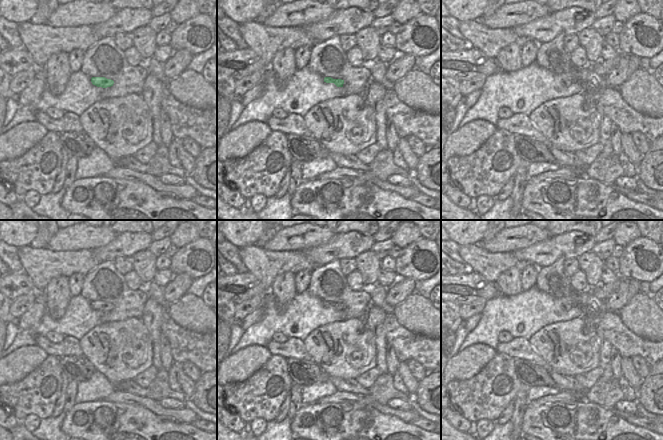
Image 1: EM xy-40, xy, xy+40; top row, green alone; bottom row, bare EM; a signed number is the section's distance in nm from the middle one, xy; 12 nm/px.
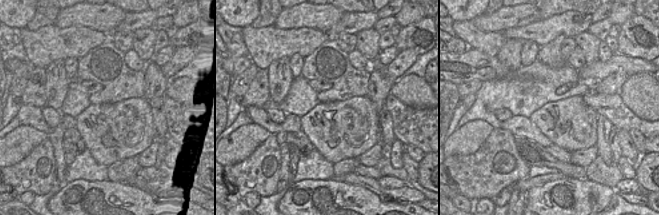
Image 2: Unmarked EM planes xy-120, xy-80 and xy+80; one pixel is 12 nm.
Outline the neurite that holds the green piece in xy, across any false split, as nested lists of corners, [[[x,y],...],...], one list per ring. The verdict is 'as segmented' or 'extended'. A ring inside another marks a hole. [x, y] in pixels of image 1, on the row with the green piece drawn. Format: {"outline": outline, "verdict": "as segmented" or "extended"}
{"outline": [[[325,77],[324,82],[326,83],[334,83],[340,89],[335,93],[337,97],[345,97],[346,90],[343,88],[344,80],[342,79],[333,79],[331,77]]], "verdict": "extended"}

